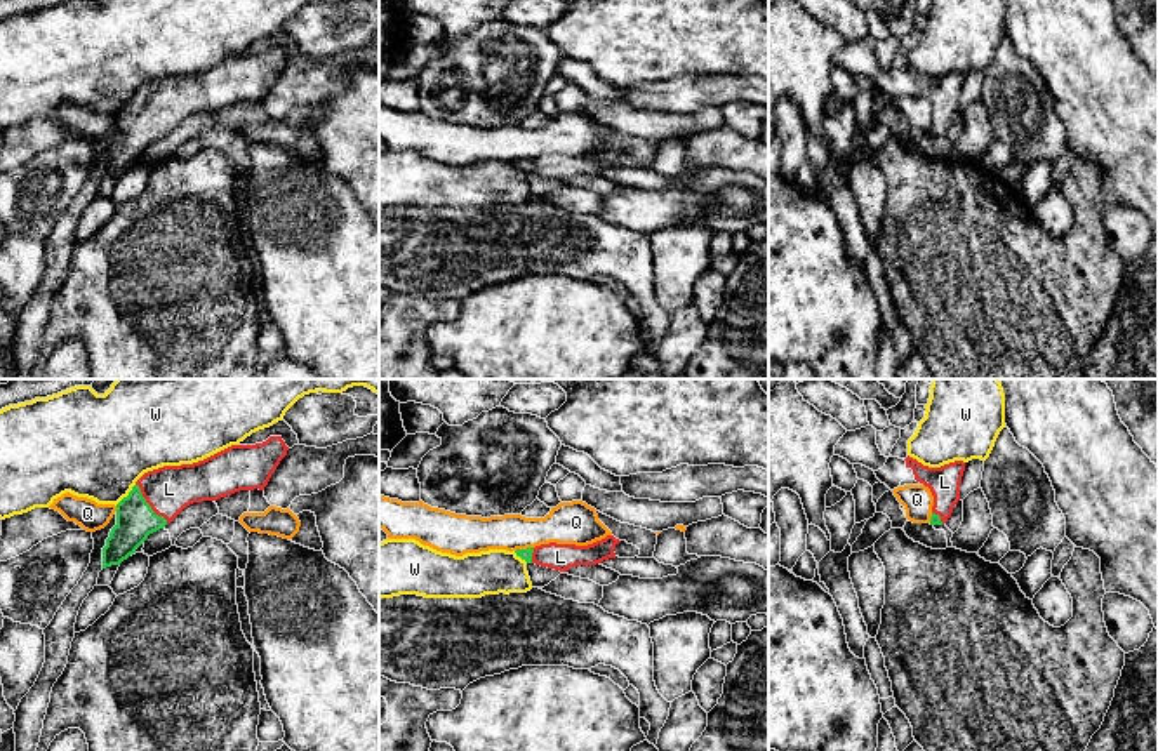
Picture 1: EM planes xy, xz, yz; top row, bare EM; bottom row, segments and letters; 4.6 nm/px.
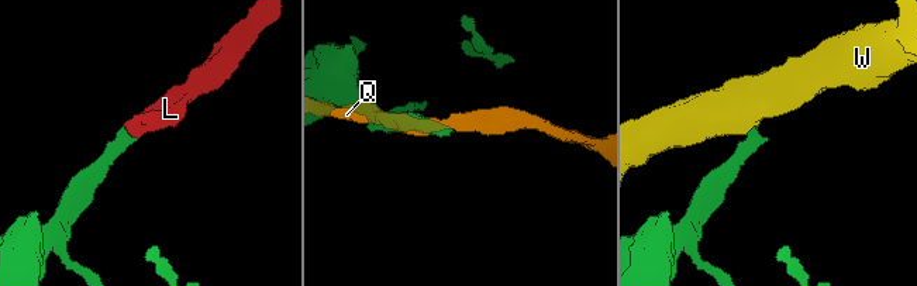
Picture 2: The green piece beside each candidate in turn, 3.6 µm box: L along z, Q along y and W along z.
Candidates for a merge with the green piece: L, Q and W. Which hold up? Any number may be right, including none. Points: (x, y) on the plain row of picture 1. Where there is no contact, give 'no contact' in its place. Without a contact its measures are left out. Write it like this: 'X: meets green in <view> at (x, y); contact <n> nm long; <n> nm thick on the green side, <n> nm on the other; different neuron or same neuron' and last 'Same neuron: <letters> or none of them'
L: meets green in xy at (148, 115); contact 240 nm long; 180 nm thick on the green side, 220 nm on the other; same neuron
Q: meets green in xz at (524, 160); contact 90 nm long; 50 nm thick on the green side, 190 nm on the other; different neuron
W: meets green in xy at (127, 106); contact 140 nm long; 180 nm thick on the green side, 440 nm on the other; different neuron
Same neuron: L

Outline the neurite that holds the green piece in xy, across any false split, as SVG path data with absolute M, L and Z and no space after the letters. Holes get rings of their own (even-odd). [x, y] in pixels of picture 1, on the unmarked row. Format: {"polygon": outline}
{"polygon": "M282 47L256 56L231 56L203 71L144 83L116 115L116 136L103 158L103 179L120 176L186 116L240 101L264 101L287 66Z"}

